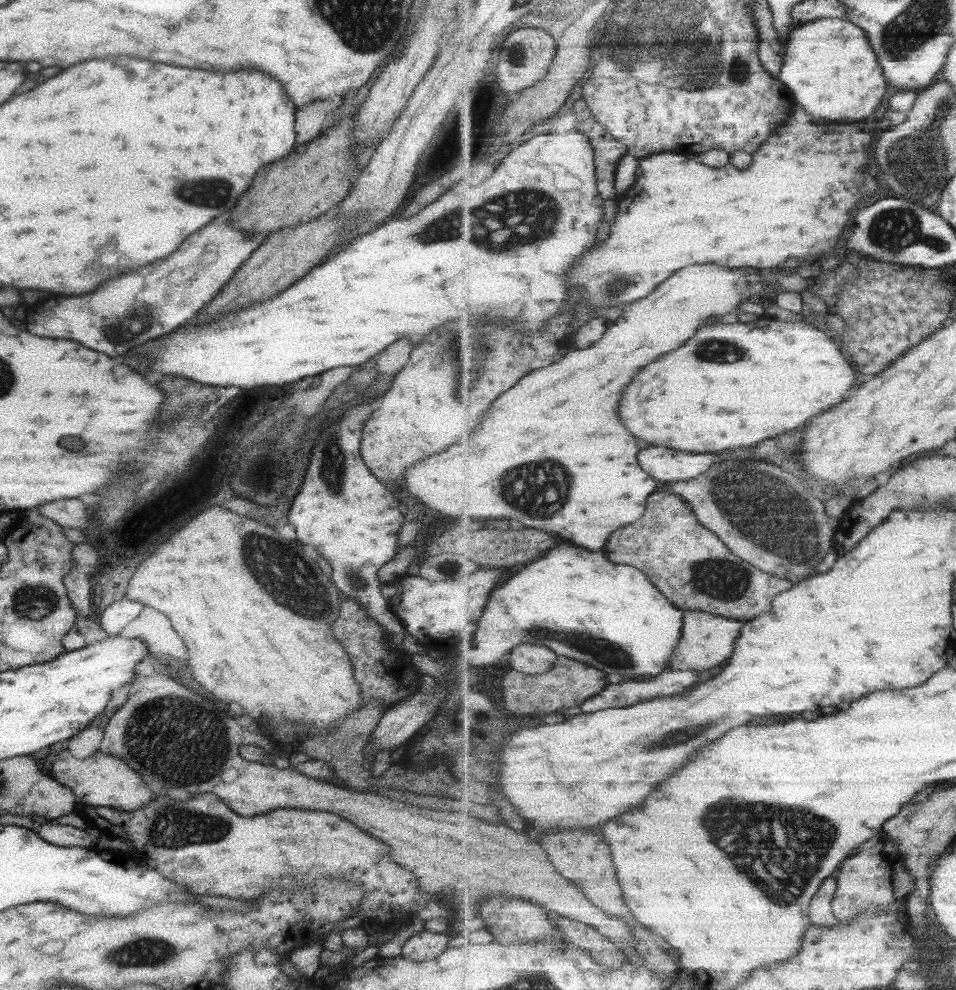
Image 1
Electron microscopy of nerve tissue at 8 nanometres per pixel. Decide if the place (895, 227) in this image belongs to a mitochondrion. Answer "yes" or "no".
yes

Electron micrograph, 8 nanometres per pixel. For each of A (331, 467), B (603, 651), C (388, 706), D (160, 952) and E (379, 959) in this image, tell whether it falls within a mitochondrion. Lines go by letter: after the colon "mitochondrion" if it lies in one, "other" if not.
A: mitochondrion
B: mitochondrion
C: other
D: mitochondrion
E: other

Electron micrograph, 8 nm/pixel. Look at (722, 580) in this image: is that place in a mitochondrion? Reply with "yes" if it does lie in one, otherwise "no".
yes

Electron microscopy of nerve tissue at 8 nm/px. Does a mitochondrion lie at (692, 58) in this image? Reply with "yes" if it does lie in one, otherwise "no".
yes

